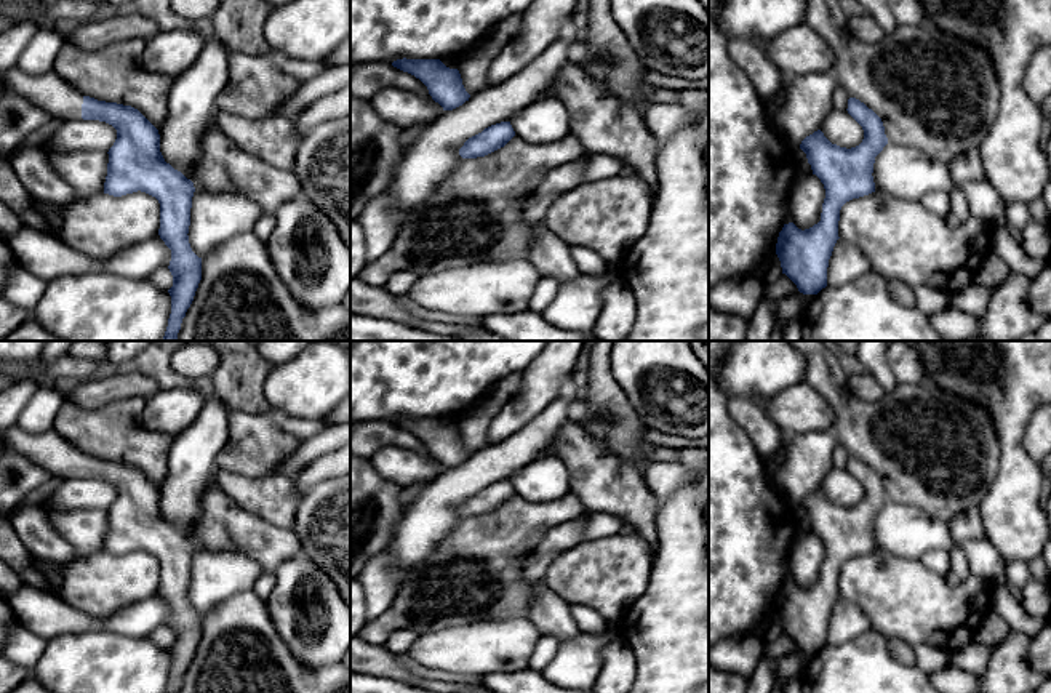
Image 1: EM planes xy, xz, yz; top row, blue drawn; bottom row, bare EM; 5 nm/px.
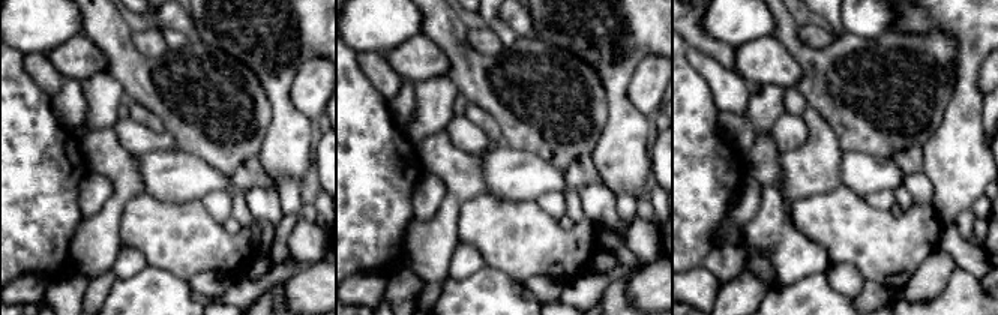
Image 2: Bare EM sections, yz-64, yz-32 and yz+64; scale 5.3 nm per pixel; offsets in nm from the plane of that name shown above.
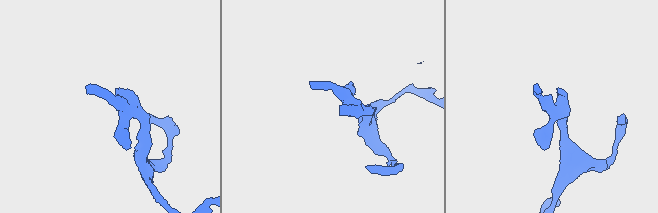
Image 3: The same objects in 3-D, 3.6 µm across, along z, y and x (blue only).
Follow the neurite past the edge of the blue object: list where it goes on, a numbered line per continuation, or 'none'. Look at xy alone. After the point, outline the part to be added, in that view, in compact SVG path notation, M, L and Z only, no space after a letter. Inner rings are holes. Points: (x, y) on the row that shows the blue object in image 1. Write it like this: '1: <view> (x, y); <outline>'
1: xy (48, 90); M13 66L0 72L0 82L6 91L32 101L51 117L82 120L83 94L64 82L54 70L30 75Z

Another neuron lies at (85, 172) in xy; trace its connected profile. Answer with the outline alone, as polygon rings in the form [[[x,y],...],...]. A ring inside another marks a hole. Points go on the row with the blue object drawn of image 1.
[[[46,141],[40,144],[40,149],[46,154],[51,168],[74,189],[74,198],[69,202],[82,202],[104,194],[104,182],[107,176],[109,154],[101,150],[90,152],[66,152],[51,154],[45,149]]]

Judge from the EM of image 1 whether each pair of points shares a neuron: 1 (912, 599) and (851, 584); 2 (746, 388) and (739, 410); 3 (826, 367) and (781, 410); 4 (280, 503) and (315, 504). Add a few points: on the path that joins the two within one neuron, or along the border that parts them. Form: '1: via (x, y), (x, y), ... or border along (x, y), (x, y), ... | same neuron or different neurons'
1: via (898, 594), (882, 584), (866, 584) | same neuron
2: border along (728, 396), (751, 399) | different neurons
3: border along (803, 381), (834, 412) | different neurons
4: border along (301, 496), (291, 528) | different neurons

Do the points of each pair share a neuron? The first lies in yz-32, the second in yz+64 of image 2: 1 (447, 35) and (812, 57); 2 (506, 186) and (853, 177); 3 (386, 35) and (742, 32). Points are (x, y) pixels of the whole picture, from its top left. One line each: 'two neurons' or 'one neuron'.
1: one neuron
2: one neuron
3: one neuron

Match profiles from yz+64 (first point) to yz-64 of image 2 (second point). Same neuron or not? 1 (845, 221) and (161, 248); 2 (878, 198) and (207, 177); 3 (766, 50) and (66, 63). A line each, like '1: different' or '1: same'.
1: same
2: different
3: same

